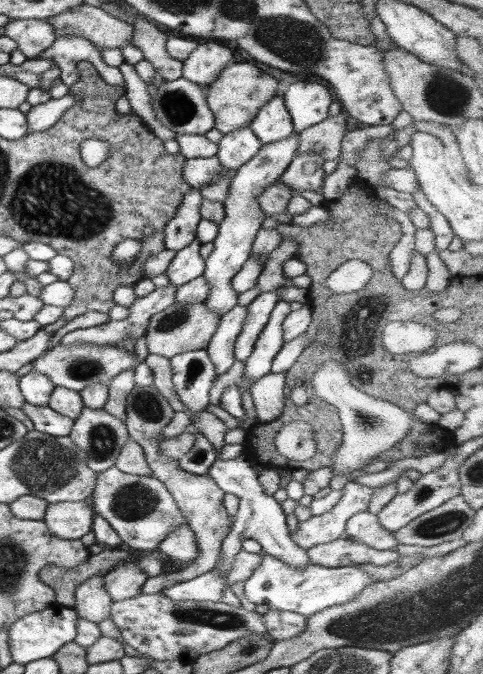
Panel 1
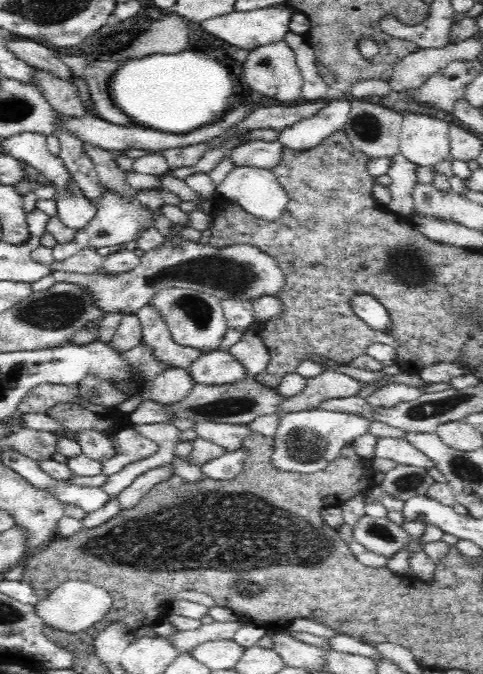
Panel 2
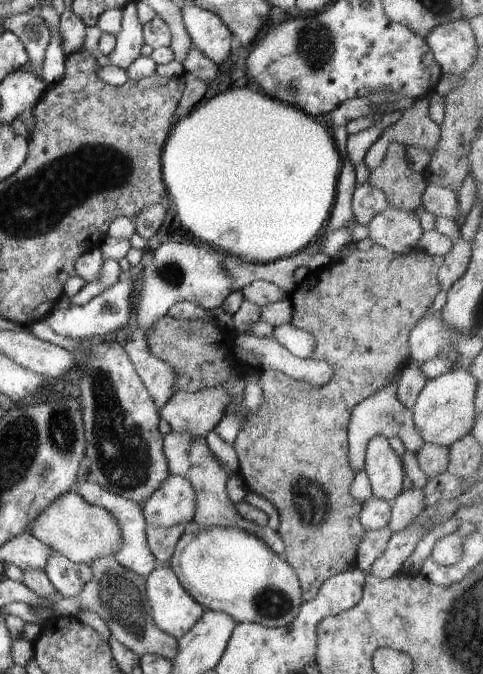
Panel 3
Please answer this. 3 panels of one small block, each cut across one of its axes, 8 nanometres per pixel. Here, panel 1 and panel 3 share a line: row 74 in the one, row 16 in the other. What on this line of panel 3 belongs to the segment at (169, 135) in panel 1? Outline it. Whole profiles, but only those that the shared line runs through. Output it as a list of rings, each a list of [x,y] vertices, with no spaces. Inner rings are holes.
[[[129,2],[123,8],[121,29],[116,38],[115,48],[108,53],[110,62],[127,69],[134,60],[140,58],[140,48],[145,45],[143,24],[136,12],[136,2]]]

